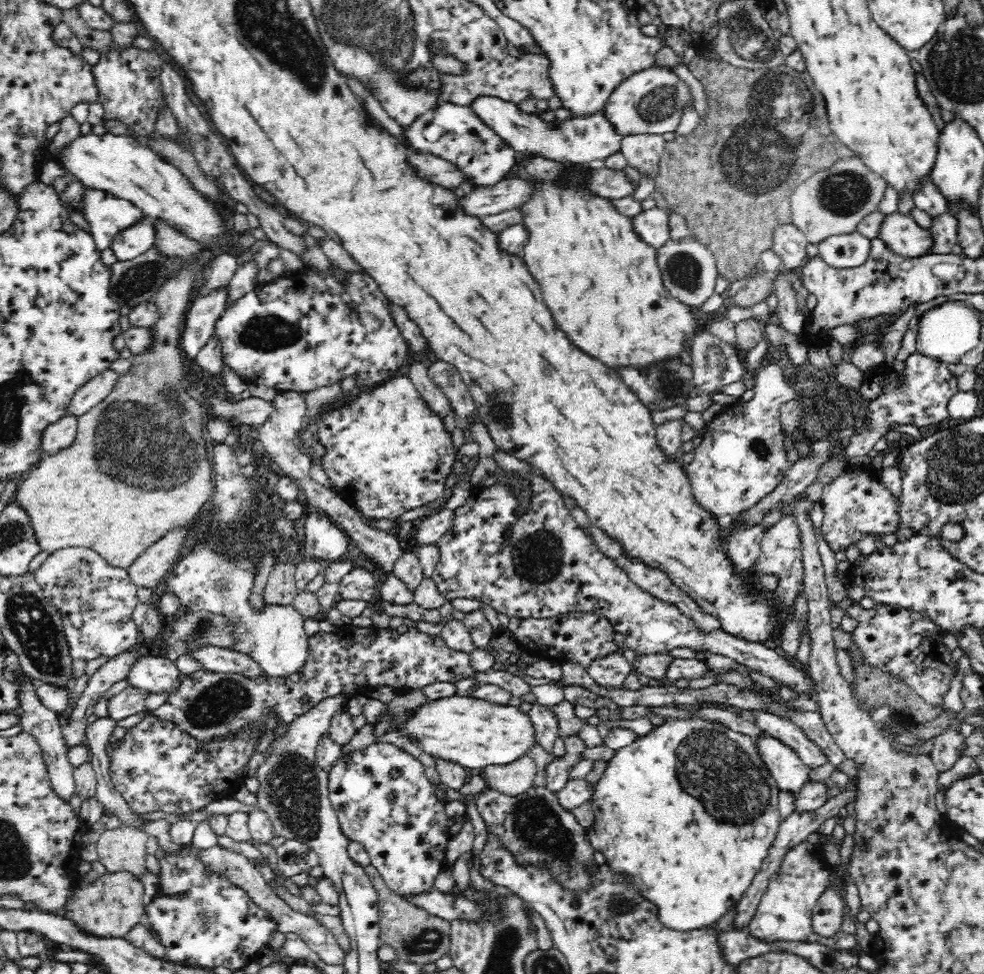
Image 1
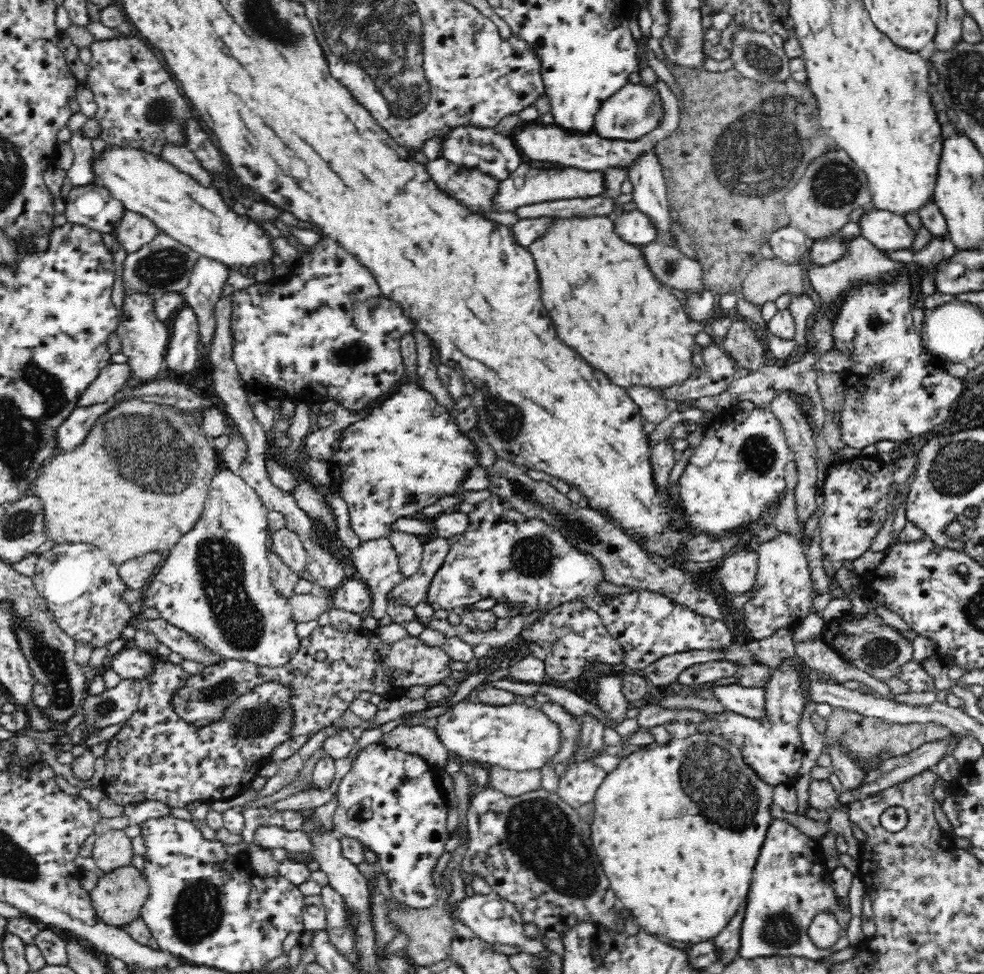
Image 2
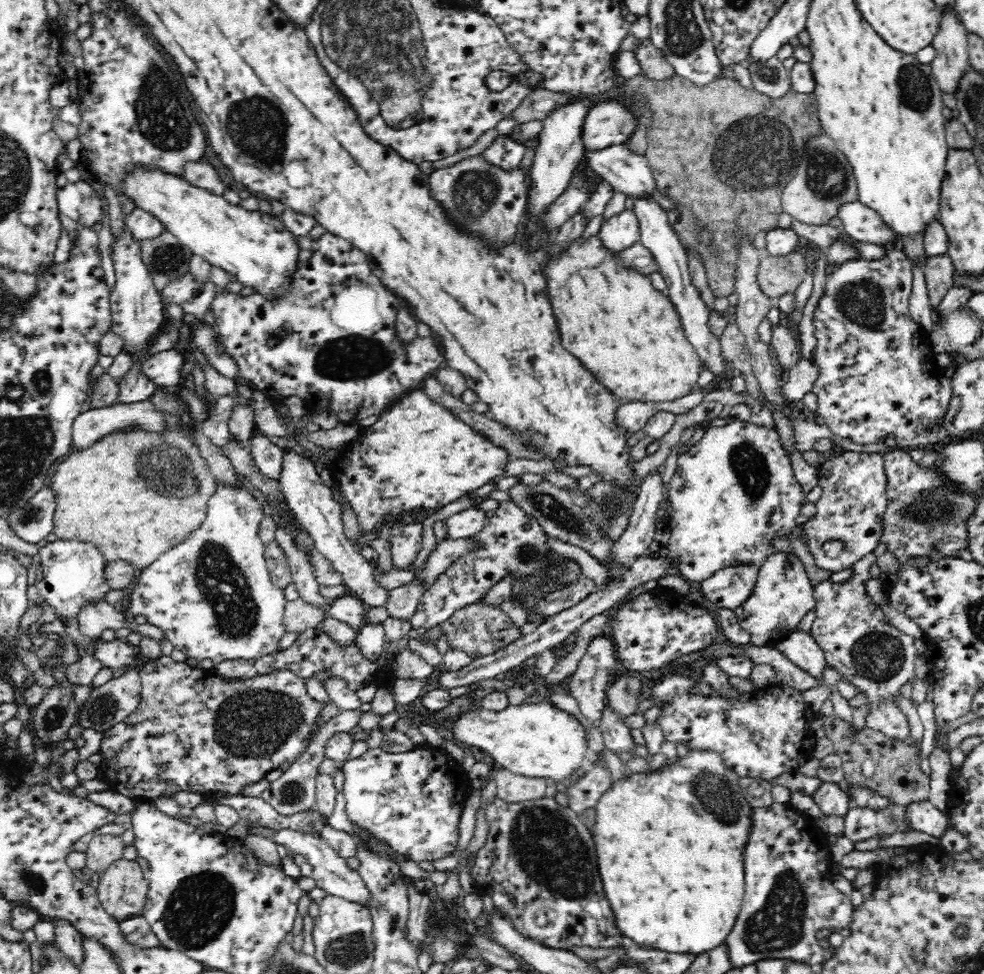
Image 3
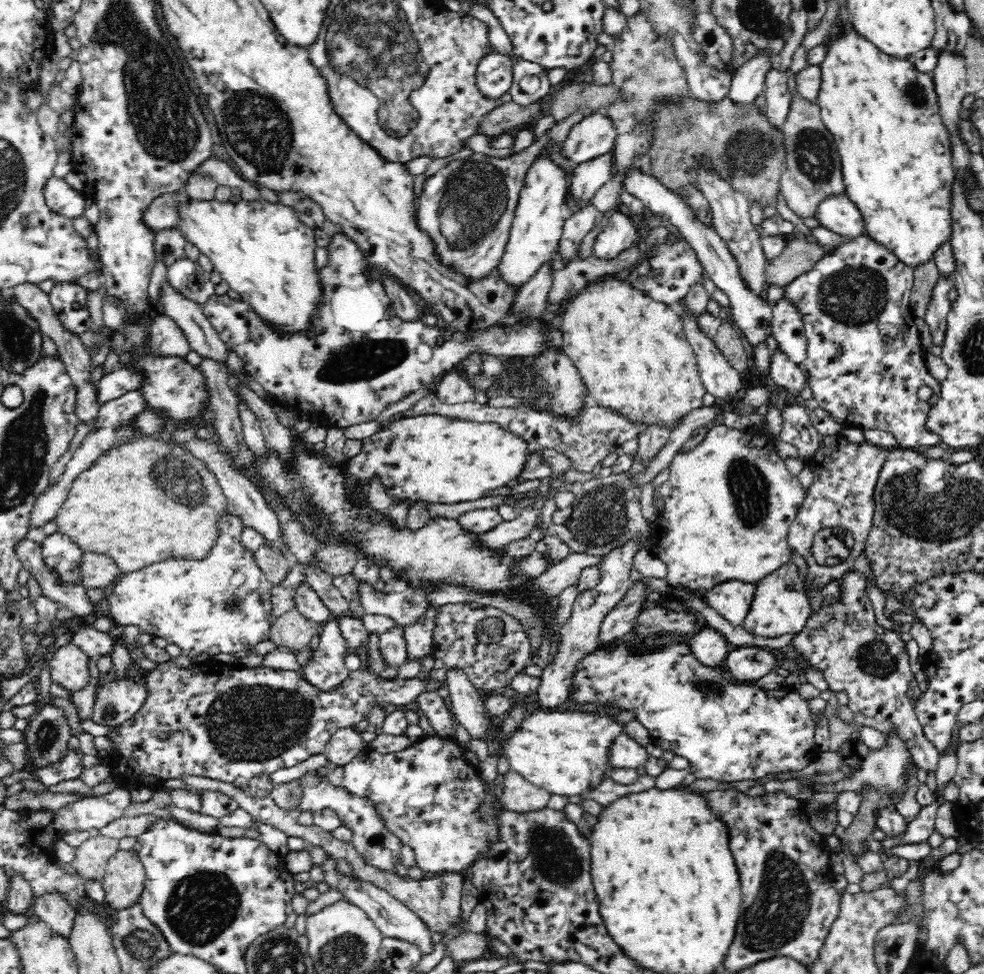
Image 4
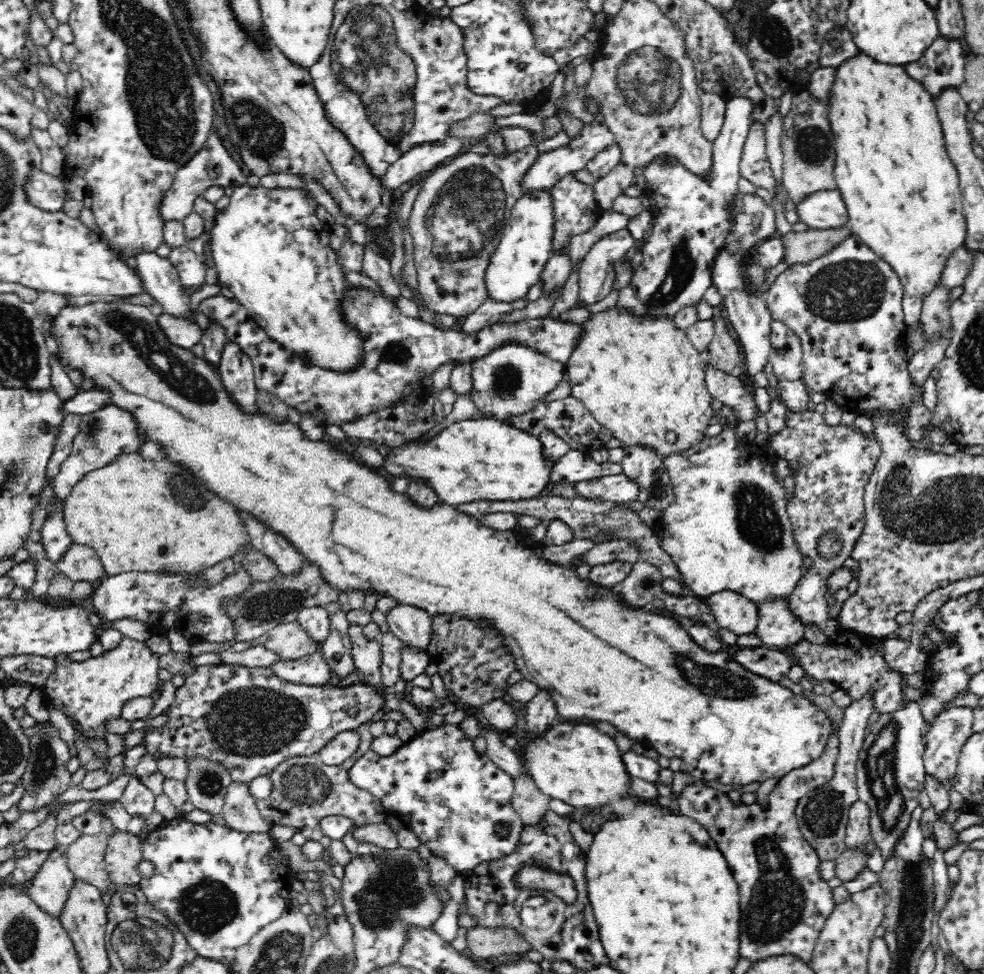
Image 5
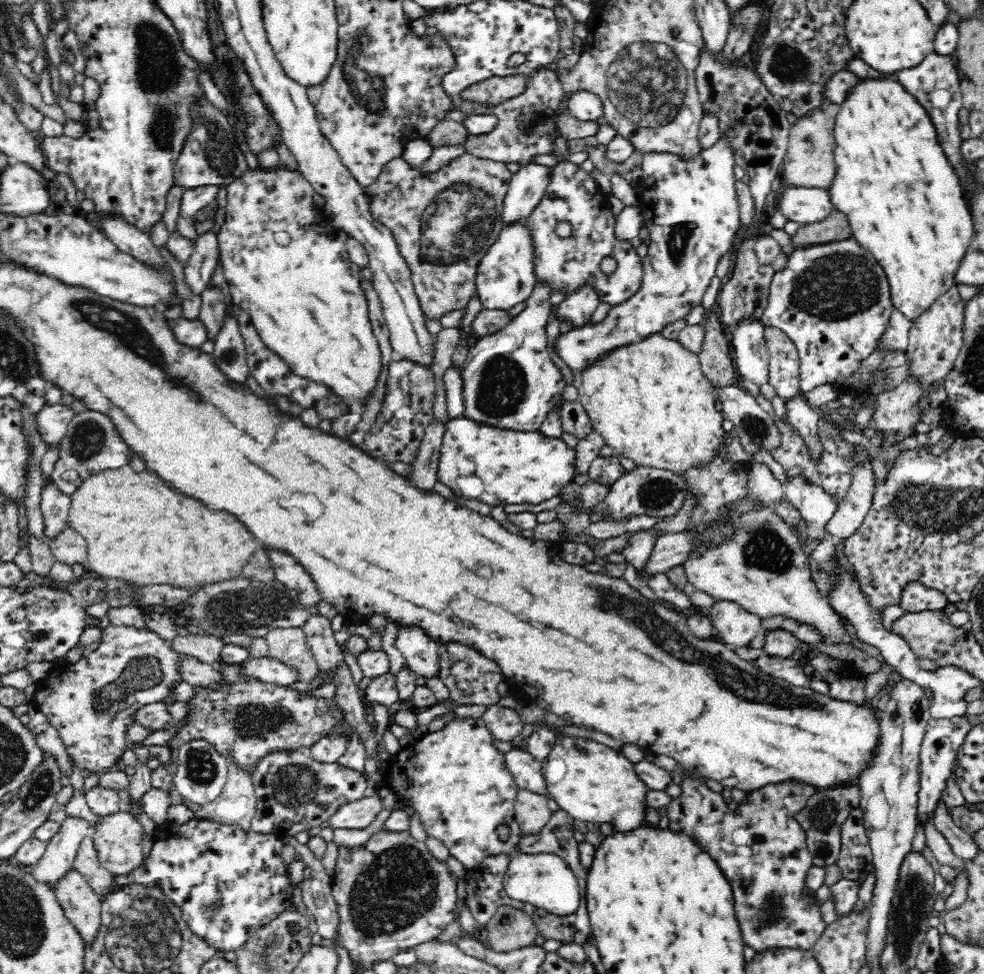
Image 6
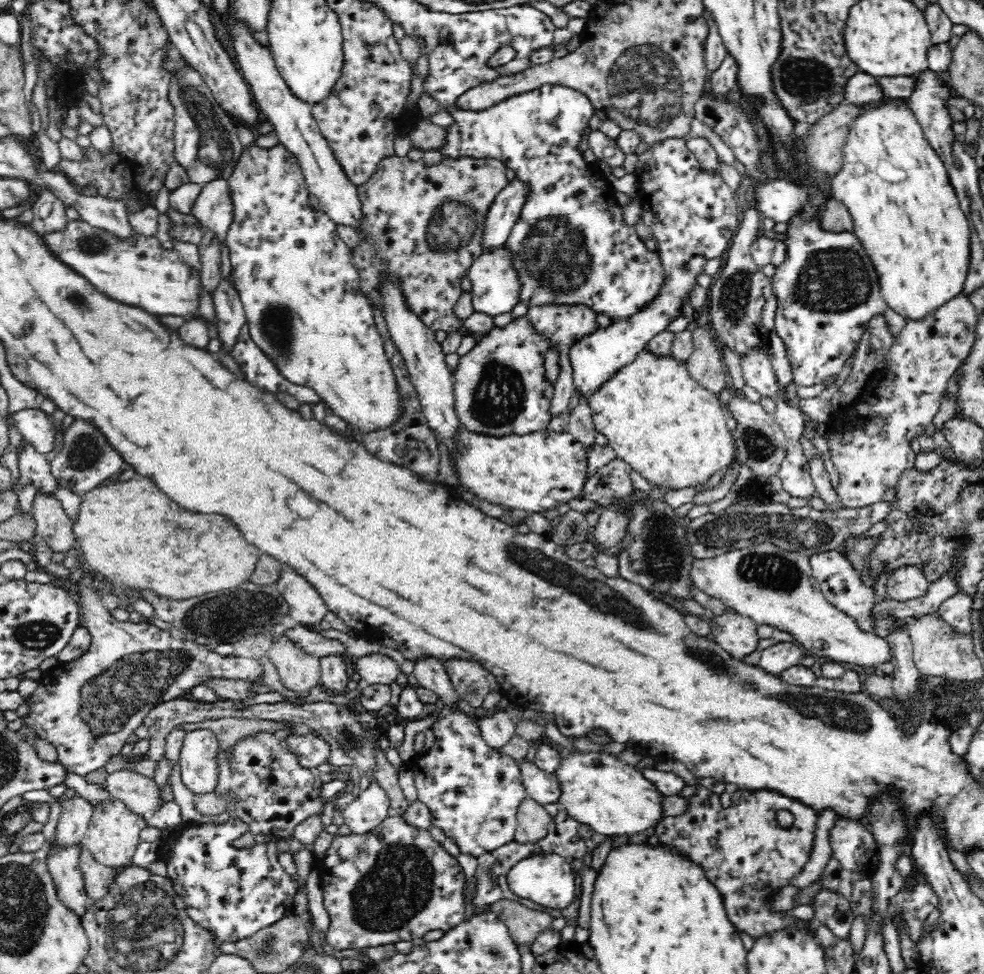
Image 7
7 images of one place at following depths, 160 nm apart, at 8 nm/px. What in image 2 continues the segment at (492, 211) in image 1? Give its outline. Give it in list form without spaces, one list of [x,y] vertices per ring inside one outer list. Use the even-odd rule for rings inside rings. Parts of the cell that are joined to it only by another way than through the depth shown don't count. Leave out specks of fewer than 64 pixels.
[[[522,163],[506,180],[499,183],[492,195],[492,207],[498,213],[513,212],[520,206],[567,200],[590,199],[606,194],[607,181],[604,171],[580,170],[567,168],[532,168],[532,165]]]

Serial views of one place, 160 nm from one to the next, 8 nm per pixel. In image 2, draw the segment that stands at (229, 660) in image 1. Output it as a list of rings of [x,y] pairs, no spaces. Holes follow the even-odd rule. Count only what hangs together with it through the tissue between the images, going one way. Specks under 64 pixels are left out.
[[[136,617],[132,621],[132,626],[137,628],[147,628],[162,644],[166,645],[170,651],[180,654],[186,660],[200,662],[206,667],[220,665],[224,658],[217,656],[210,648],[207,648],[202,639],[195,638],[192,634],[177,628],[174,624],[163,619],[140,620]]]

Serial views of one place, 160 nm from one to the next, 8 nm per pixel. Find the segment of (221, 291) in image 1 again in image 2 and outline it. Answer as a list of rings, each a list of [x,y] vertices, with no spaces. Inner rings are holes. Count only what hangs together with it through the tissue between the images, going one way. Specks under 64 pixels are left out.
[[[184,306],[175,318],[164,367],[174,377],[190,372],[198,363],[200,350],[198,317],[192,307]]]

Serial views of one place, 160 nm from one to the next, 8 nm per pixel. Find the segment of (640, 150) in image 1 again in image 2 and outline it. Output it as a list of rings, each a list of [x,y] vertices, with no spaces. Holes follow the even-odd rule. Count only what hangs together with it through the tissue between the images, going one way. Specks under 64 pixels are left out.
[[[652,150],[640,154],[627,168],[629,180],[633,185],[633,202],[640,212],[648,214],[659,227],[660,241],[675,245],[665,235],[665,230],[672,223],[667,198],[667,185],[664,183],[663,168],[657,153]]]

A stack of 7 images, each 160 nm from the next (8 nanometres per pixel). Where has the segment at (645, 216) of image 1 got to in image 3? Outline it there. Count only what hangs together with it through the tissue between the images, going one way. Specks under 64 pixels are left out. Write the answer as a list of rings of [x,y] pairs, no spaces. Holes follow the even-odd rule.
[[[624,210],[608,218],[599,230],[604,245],[620,252],[640,242],[640,223],[633,210]]]

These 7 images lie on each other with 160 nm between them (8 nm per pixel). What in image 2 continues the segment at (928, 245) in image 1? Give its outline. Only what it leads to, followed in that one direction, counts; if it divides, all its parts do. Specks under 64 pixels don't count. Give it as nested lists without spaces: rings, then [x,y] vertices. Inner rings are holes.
[[[876,209],[866,212],[858,222],[862,227],[862,237],[880,250],[898,252],[914,246],[916,231],[910,227],[905,216]]]

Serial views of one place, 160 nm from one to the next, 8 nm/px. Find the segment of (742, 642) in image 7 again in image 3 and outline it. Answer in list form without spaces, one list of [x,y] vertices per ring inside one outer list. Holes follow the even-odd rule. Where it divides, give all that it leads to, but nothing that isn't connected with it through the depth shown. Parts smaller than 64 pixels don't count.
[[[738,563],[717,570],[700,582],[704,596],[718,608],[736,610],[752,594],[759,568],[750,563]]]

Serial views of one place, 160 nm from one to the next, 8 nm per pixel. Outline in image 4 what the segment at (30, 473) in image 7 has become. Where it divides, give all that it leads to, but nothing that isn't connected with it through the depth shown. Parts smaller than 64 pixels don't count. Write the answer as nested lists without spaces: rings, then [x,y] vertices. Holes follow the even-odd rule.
[[[47,535],[41,542],[44,566],[55,574],[60,585],[82,585],[82,568],[85,550],[66,535]]]

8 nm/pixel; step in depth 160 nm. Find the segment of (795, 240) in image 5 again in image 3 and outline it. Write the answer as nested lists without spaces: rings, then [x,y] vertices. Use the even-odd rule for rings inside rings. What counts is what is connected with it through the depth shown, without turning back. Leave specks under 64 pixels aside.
[[[801,250],[788,256],[764,254],[757,270],[758,287],[770,299],[784,294],[796,294],[806,276],[805,260]]]

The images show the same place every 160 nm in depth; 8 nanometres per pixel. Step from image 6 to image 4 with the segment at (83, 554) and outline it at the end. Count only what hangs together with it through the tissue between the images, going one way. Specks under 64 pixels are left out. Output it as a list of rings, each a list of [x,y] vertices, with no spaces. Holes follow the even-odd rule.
[[[84,552],[82,568],[82,585],[88,588],[109,588],[123,574],[114,559],[109,556]]]

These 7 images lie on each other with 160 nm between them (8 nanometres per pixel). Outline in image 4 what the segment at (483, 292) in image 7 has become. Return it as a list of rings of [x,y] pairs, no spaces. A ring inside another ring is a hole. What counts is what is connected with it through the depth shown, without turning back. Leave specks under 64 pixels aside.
[[[550,142],[544,154],[538,156],[528,170],[525,186],[520,193],[520,201],[515,213],[515,220],[510,230],[510,238],[506,244],[506,252],[497,266],[503,278],[512,284],[522,286],[536,274],[535,270],[550,258],[559,246],[563,234],[563,226],[567,214],[565,213],[567,190],[571,182],[571,175],[566,168],[552,160],[552,144],[556,144],[558,156],[563,155],[563,144]],[[560,146],[560,148],[558,148]]]

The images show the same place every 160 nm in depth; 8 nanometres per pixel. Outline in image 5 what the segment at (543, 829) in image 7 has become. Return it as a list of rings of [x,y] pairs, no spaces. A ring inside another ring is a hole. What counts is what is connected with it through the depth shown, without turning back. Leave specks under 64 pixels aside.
[[[527,773],[513,778],[511,805],[524,825],[540,822],[544,813],[550,809],[551,797],[541,793],[536,783]]]

